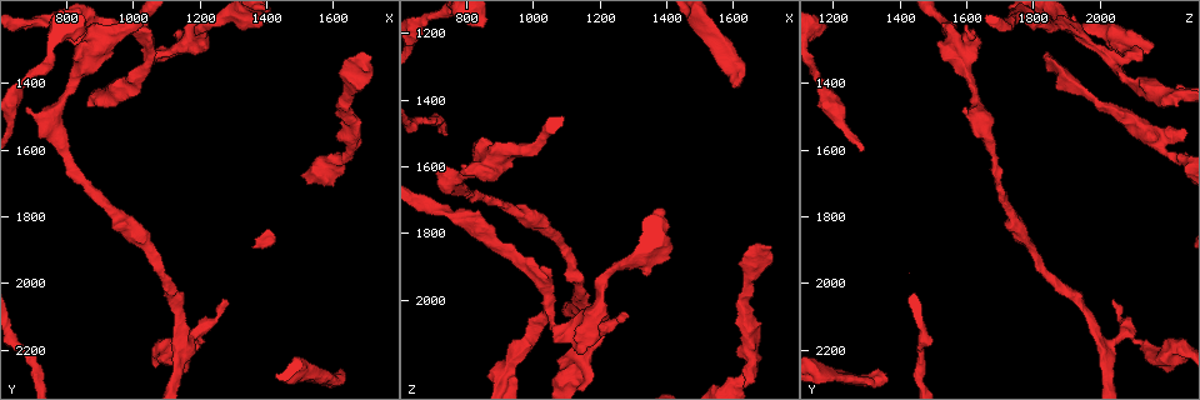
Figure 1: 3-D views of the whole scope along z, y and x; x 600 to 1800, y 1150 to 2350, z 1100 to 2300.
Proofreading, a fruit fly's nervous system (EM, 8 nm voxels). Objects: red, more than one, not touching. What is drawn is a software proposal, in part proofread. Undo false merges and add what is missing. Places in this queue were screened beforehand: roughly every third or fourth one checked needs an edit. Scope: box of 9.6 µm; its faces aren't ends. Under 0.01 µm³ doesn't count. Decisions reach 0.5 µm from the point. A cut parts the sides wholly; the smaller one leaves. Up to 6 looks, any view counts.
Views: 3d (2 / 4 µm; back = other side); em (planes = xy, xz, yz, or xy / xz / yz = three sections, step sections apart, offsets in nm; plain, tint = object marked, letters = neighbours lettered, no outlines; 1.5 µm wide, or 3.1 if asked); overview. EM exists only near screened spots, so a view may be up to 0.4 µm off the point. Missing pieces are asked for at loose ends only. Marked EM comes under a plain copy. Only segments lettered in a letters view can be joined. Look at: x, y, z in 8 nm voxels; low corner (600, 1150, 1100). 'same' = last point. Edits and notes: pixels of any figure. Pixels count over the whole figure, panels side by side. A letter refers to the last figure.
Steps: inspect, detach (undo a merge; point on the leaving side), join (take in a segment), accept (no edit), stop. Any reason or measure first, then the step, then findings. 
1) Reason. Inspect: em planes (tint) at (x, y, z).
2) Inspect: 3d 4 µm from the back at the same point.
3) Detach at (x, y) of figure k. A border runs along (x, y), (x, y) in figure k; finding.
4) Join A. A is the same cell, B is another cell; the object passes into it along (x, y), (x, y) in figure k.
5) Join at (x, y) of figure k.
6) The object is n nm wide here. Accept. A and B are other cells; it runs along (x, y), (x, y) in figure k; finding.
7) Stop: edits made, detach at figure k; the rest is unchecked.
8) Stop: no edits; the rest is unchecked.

Inspect: 3d 2 µm at (690, 1480, 1600).

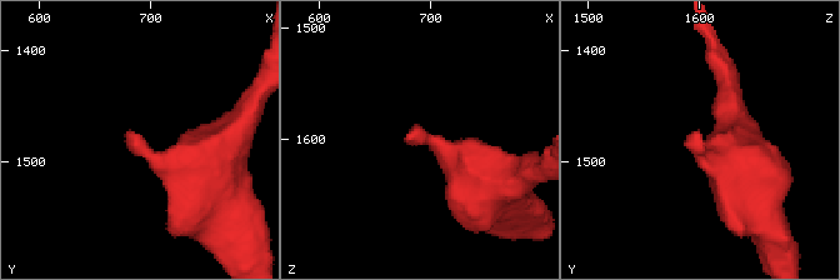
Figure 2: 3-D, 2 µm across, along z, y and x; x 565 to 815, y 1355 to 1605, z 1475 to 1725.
Inspect: em planes (letters) at (680, 1472, 1596).

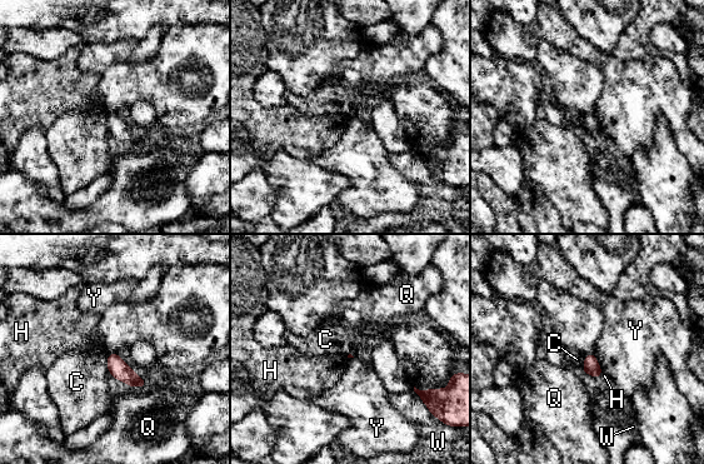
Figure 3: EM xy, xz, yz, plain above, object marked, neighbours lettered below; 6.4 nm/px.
The longest contact is with C, 140 nm. Accept. C, H, Q, W and Y are other cells; a border runs along (109, 353), (108, 373) in figure 3; no lettered segment goes on from it.

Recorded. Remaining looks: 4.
Abrupt turn. Inspect: 3d 2 µm at (1660, 1570, 2170).

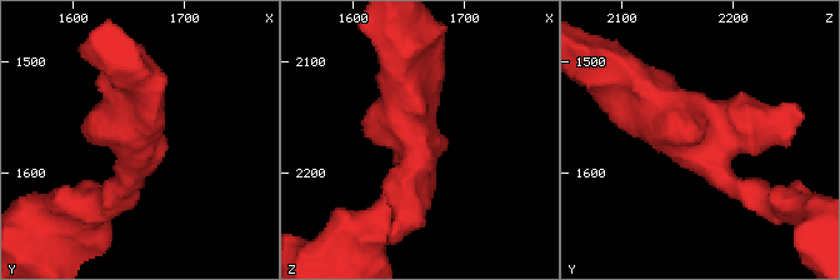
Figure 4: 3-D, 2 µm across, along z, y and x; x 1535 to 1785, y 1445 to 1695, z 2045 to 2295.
Inspect: em planes (letters) at (1654, 1576, 2178).

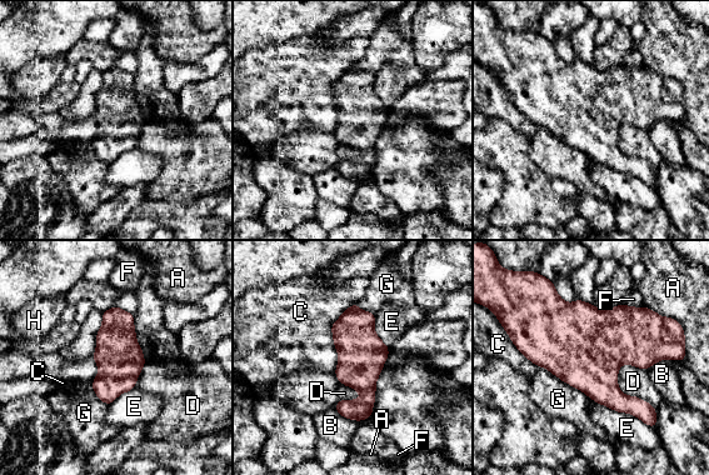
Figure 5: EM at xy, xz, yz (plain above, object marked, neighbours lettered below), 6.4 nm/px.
Accept. A, B, C, D, E, F, G and H are other cells; one neuron here.

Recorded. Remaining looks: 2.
Thick end. Inspect: 3d 4 µm from the back at (1140, 1290, 2160).

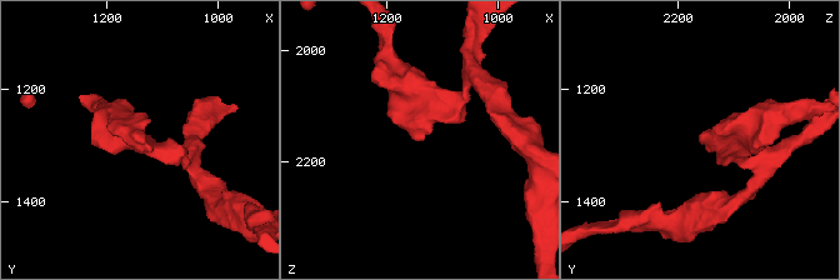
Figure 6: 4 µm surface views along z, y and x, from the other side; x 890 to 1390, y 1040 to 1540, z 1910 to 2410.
Now the EM. Inspect: em yz step 8 (letters) at (1135, 1295, 2160).

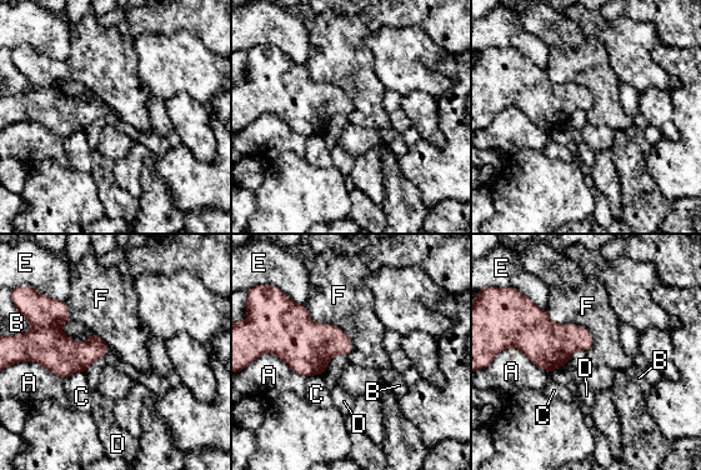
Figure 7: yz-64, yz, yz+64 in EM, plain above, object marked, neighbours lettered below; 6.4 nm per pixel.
The longest contact is with F, 420 nm. Accept. A, B, C, D, E and F are other cells; none of them fits.

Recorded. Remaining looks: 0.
Stop: no edits; the rest is unchecked.

